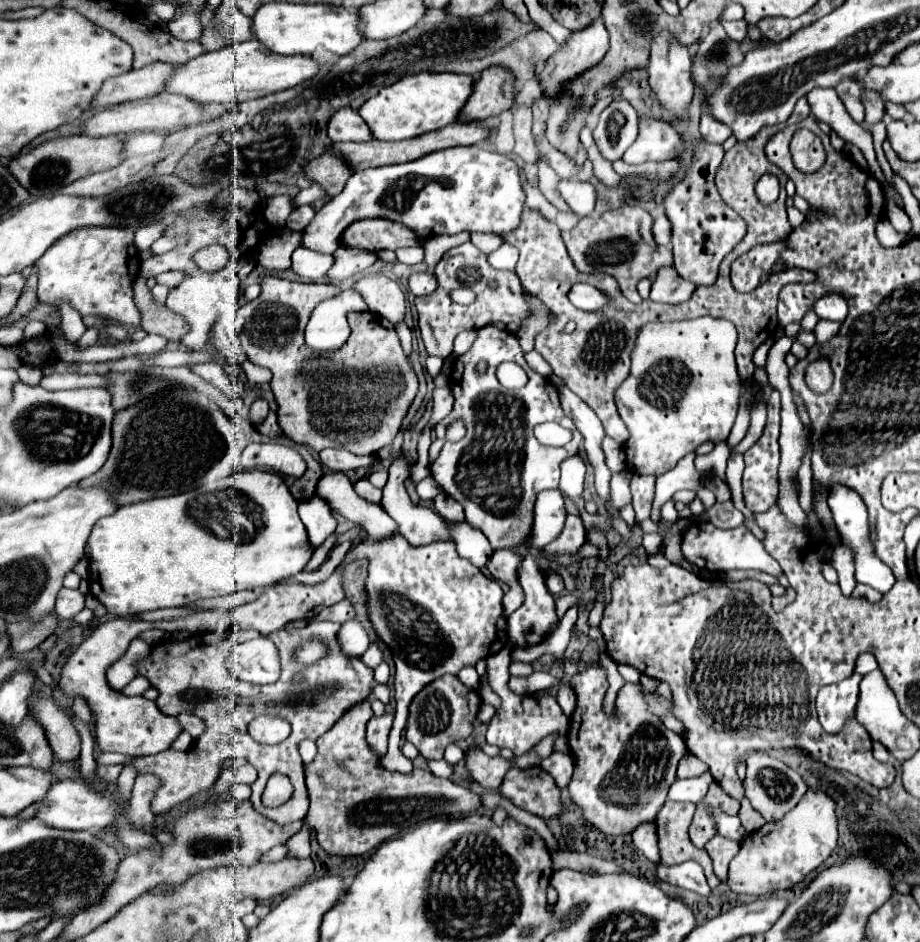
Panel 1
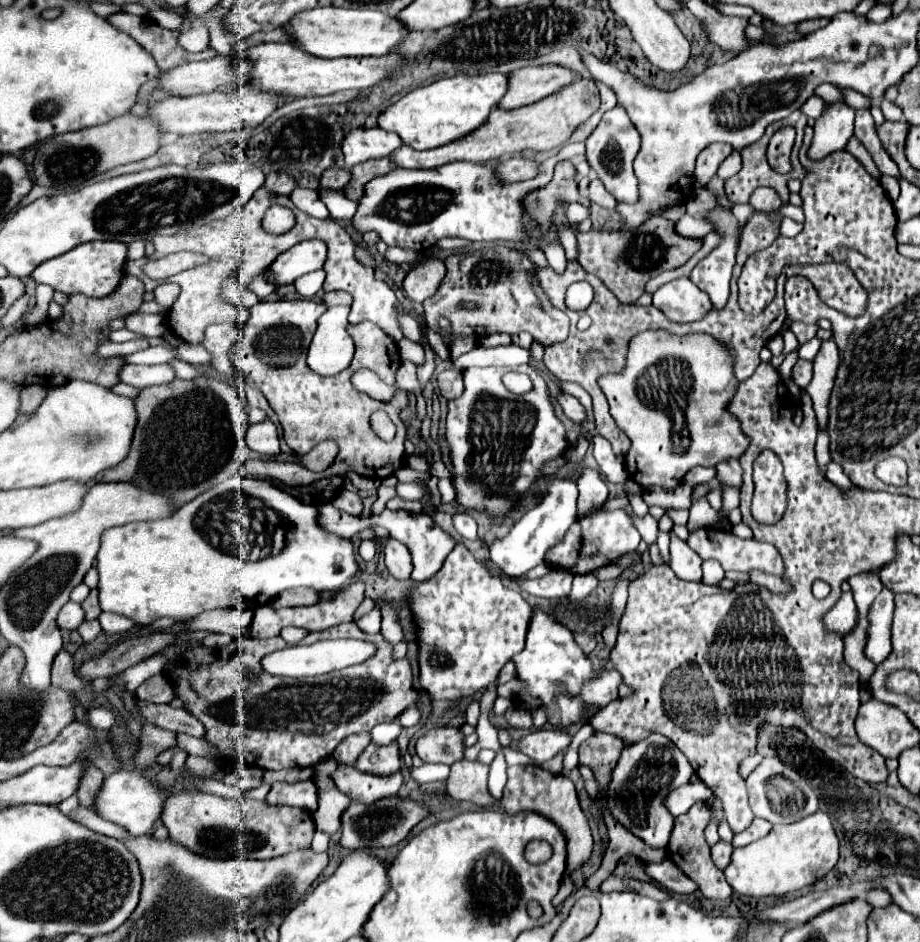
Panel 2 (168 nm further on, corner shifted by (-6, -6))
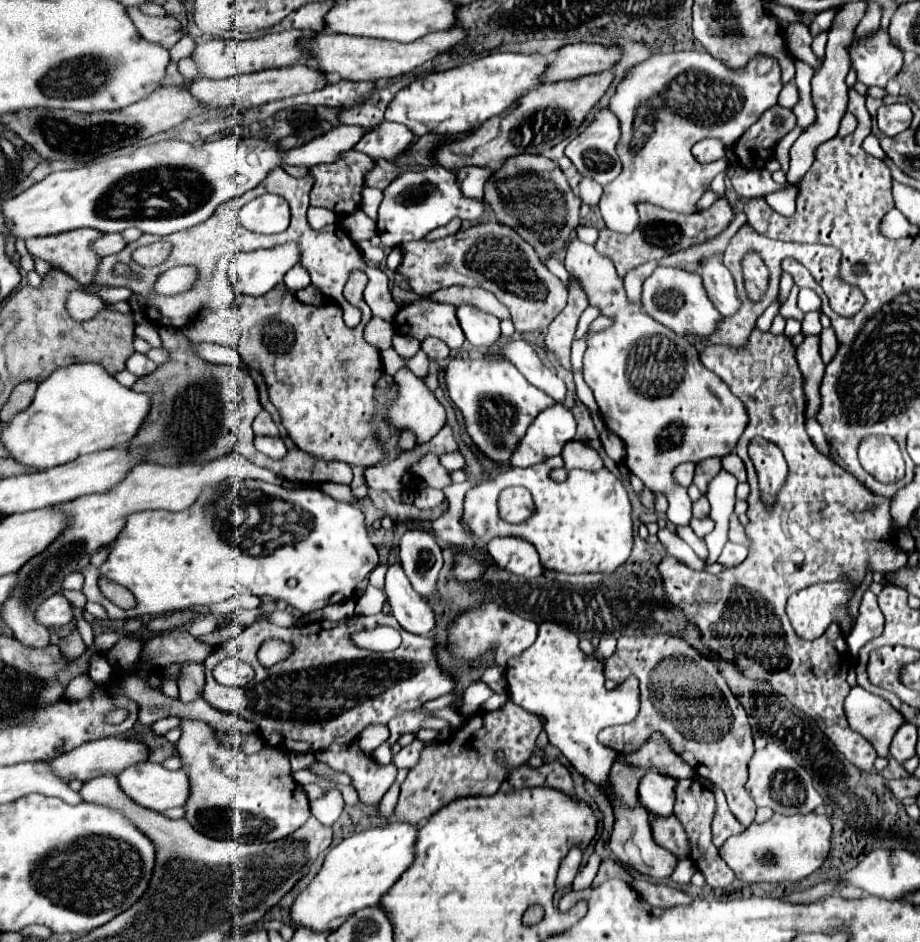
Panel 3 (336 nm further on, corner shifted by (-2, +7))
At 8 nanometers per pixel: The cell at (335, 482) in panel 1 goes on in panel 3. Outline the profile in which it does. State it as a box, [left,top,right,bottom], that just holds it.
[386,563,436,635]

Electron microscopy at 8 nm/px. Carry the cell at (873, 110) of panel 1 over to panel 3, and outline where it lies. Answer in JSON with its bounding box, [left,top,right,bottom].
[784,23,820,69]

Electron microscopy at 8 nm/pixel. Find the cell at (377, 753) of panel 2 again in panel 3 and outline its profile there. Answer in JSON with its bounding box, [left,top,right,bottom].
[316,743,398,805]

